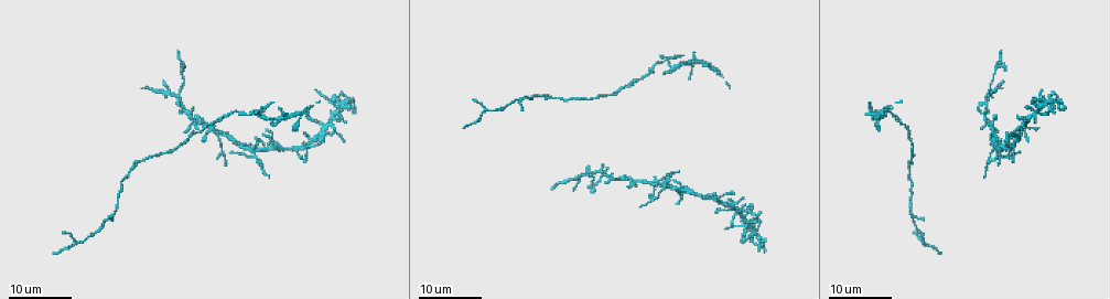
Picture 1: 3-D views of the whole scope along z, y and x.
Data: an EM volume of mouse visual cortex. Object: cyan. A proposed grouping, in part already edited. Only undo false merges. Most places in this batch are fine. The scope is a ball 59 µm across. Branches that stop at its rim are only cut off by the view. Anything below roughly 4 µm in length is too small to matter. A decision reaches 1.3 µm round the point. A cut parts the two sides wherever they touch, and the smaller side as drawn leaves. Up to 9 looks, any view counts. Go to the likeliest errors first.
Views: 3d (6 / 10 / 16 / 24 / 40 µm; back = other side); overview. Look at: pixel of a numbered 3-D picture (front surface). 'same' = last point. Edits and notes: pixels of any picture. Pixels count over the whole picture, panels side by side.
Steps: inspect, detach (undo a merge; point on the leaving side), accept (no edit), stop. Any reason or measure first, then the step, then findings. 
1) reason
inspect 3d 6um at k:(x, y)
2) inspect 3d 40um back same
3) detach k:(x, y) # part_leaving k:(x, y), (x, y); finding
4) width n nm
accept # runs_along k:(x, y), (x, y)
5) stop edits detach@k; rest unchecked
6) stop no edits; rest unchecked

a narrow waist
inspect 3d 16um at 1:(255, 158)

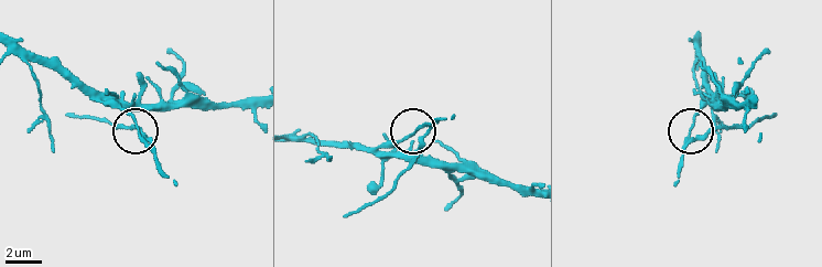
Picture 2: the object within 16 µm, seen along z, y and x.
inspect 3d 10um at 2:(417, 133)

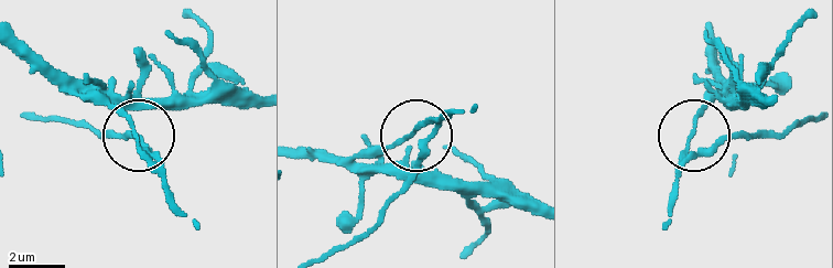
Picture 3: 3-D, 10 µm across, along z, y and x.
inspect 3d 6um at 3:(136, 139)

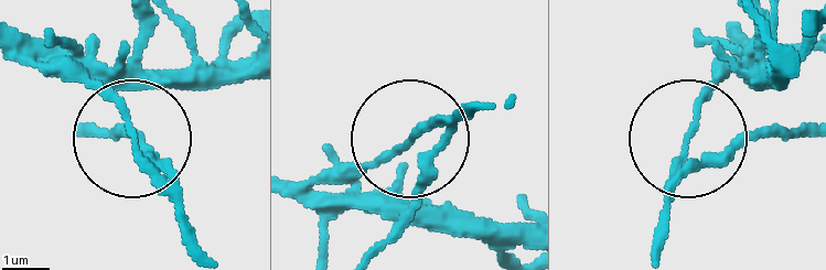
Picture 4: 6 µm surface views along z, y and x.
accept # one neuron here

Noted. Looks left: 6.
inspect 3d 16um at 1:(178, 94)

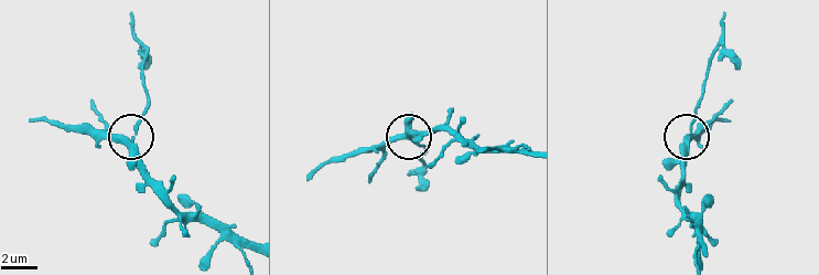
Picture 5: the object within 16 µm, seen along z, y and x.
zoom in
inspect 3d 6um at 5:(130, 140)

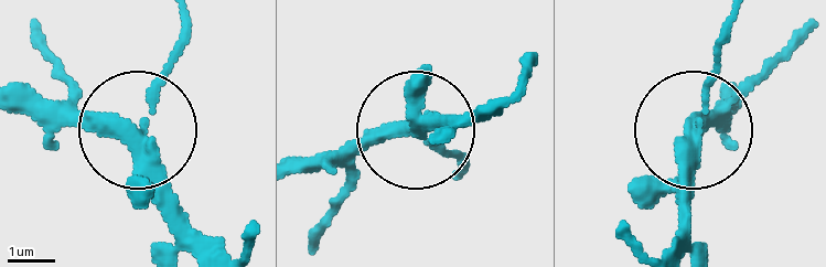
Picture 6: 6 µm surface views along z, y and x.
side_arm 7 um
detach 6:(170, 65) # part_leaving 6:(141, 118), (181, 15); two neurons meet here

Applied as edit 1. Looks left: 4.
inspect overview

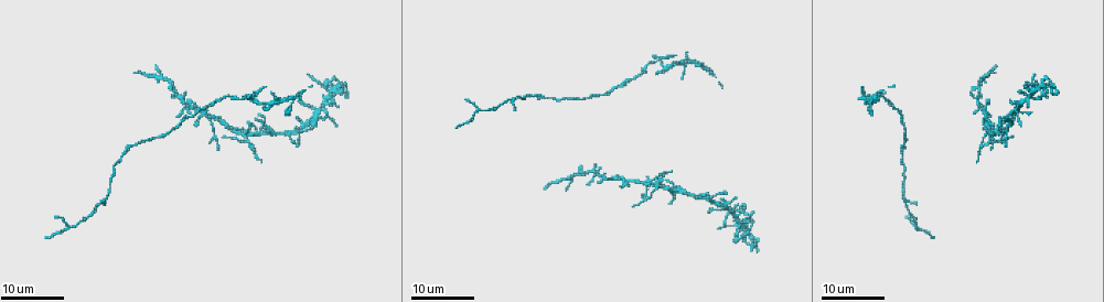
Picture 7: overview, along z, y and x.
inspect 3d 16um at 7:(618, 176)

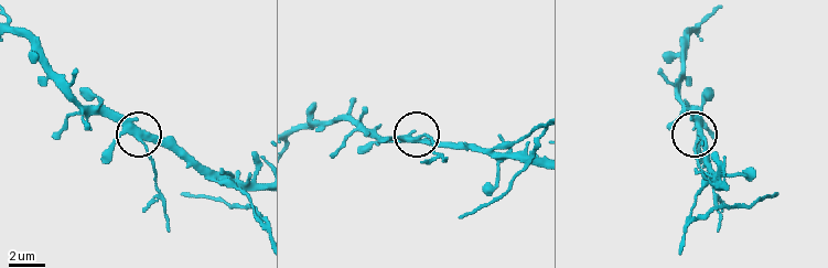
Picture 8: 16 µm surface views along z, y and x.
inspect 3d 6um at 8:(698, 141)

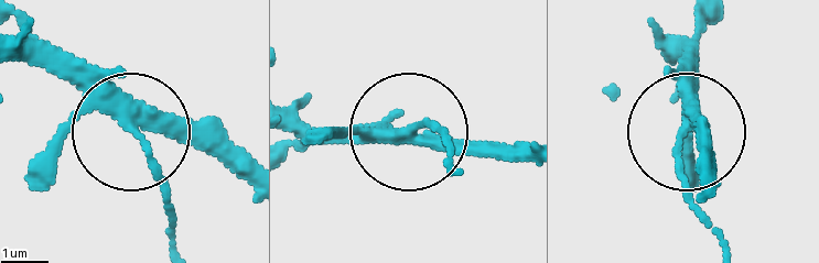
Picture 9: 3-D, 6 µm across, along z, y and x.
width 260 nm
accept # runs_along 9:(21, 62), (68, 74), (140, 145), (179, 251); one neuron here

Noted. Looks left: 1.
stop edits detach@6; rest unchecked

